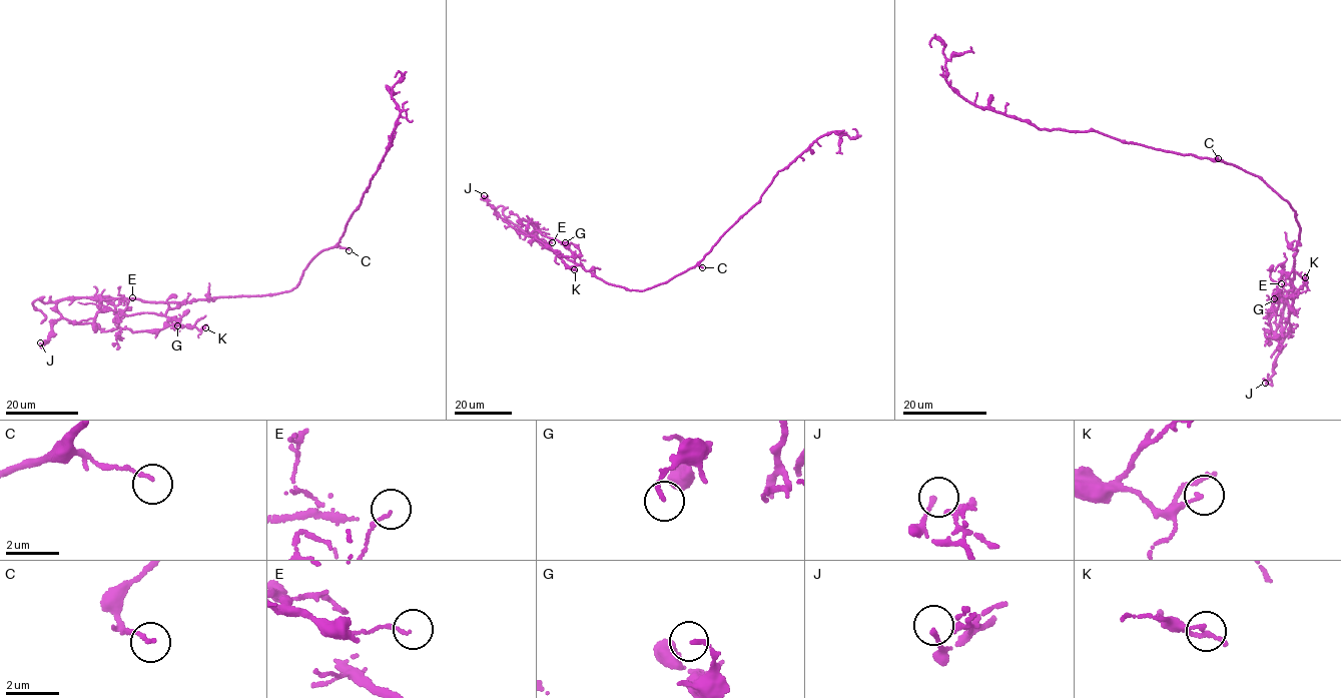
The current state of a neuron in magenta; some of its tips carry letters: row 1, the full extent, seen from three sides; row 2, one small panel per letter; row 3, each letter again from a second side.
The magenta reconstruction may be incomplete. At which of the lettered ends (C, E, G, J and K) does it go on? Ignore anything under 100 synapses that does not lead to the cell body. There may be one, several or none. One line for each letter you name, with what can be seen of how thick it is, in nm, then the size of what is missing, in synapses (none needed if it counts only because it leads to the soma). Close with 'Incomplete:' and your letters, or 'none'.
Incomplete: none

